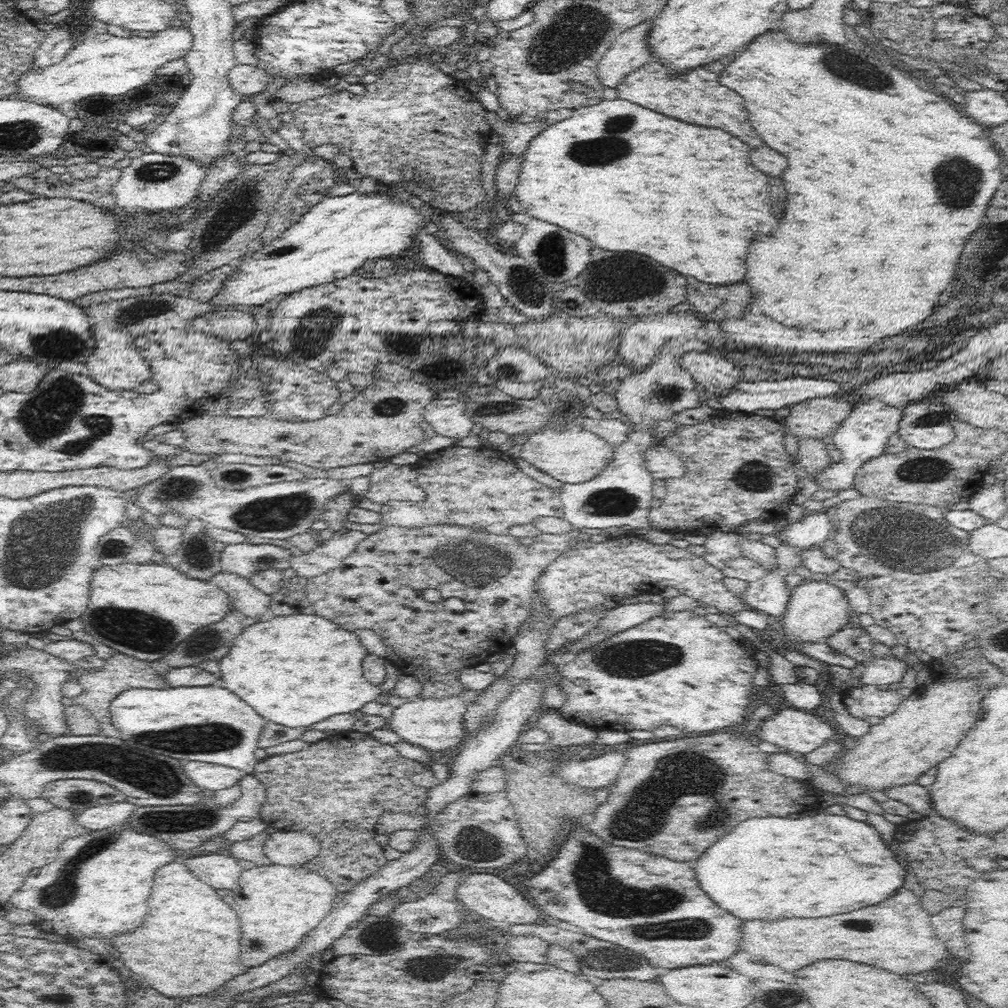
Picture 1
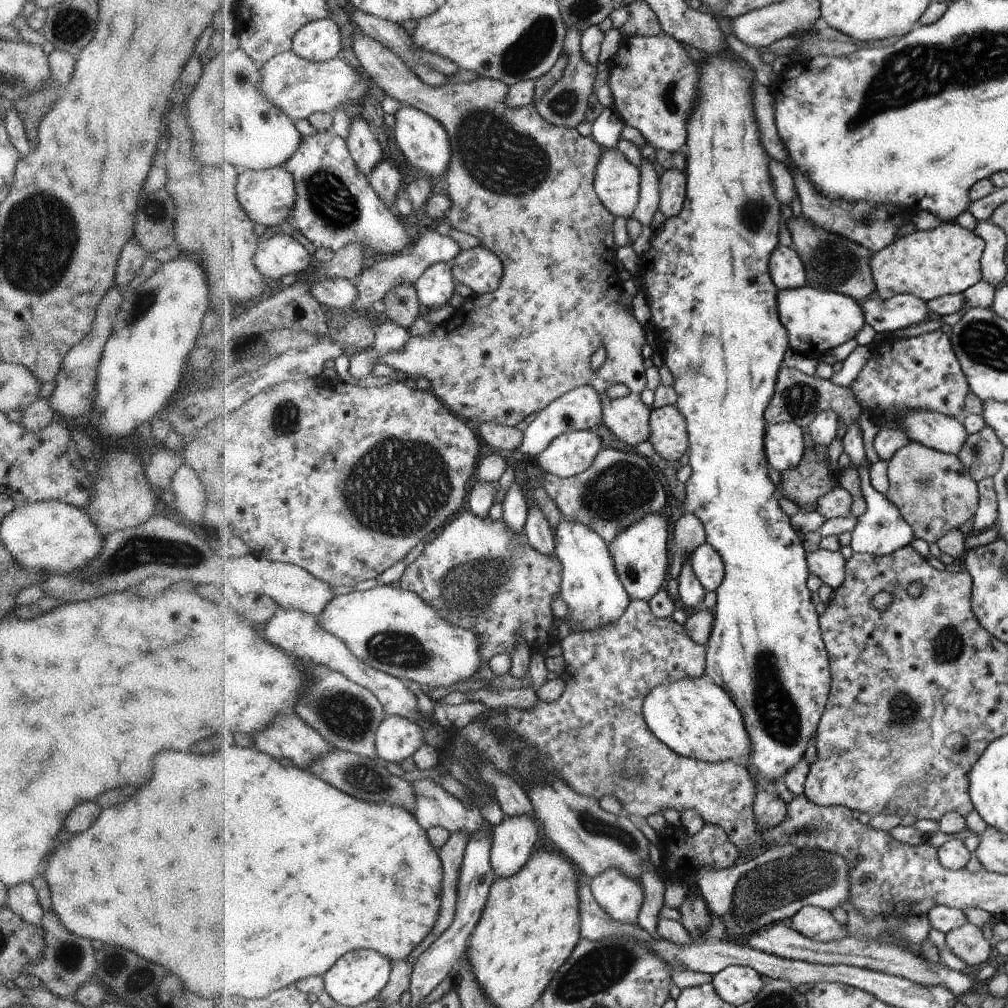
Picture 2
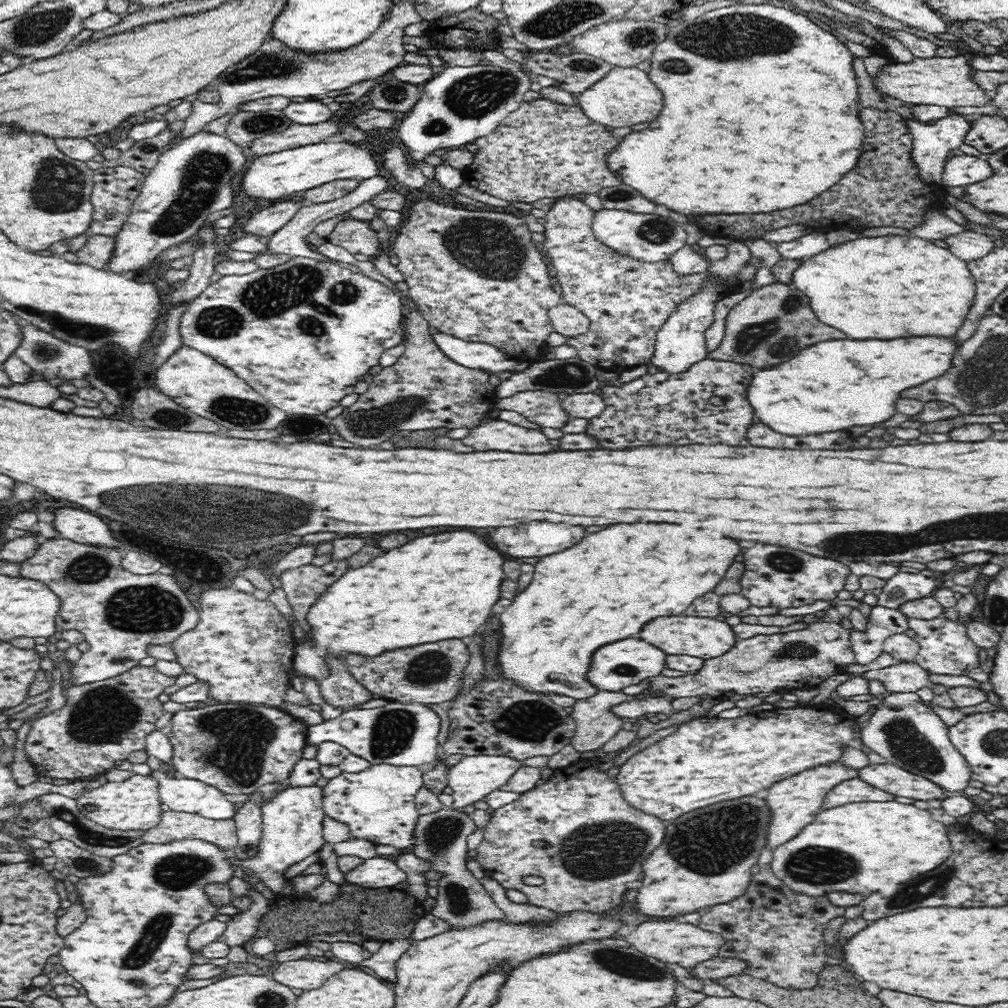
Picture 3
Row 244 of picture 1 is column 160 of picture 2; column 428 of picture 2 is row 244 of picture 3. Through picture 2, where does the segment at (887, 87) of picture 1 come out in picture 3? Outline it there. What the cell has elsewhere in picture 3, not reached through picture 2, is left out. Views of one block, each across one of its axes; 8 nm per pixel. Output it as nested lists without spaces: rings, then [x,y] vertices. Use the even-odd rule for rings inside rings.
[[[911,232],[904,235],[858,237],[828,246],[826,250],[799,261],[792,272],[790,286],[808,296],[810,306],[820,322],[842,330],[854,340],[886,340],[920,334],[956,334],[973,304],[976,279],[968,262],[958,258],[949,248],[936,246],[927,238]]]

